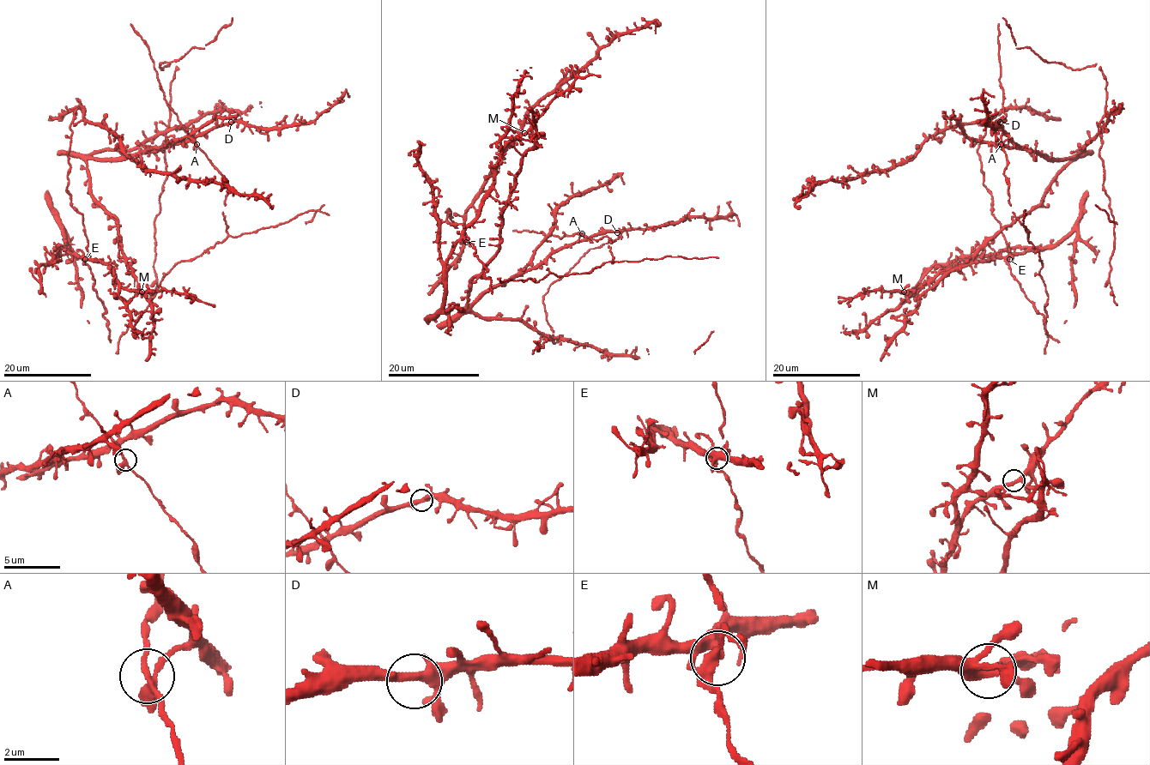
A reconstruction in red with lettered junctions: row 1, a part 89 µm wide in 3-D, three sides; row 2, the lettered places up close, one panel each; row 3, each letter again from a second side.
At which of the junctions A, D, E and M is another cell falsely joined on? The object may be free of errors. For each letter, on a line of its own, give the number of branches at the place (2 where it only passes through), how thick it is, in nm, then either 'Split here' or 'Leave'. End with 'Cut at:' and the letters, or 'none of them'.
A: Branches: 4. Thickness 260 nm. Leave
D: Branches: 4. Thickness 320 nm. Leave
E: Branches: 4. Thickness 280 nm. Leave
M: Branches: 4. Thickness 280 nm. Leave
Cut at: none of them

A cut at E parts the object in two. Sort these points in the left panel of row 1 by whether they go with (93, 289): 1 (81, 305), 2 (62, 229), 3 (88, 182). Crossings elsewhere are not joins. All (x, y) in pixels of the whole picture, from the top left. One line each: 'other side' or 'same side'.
1: other side
2: other side
3: other side

